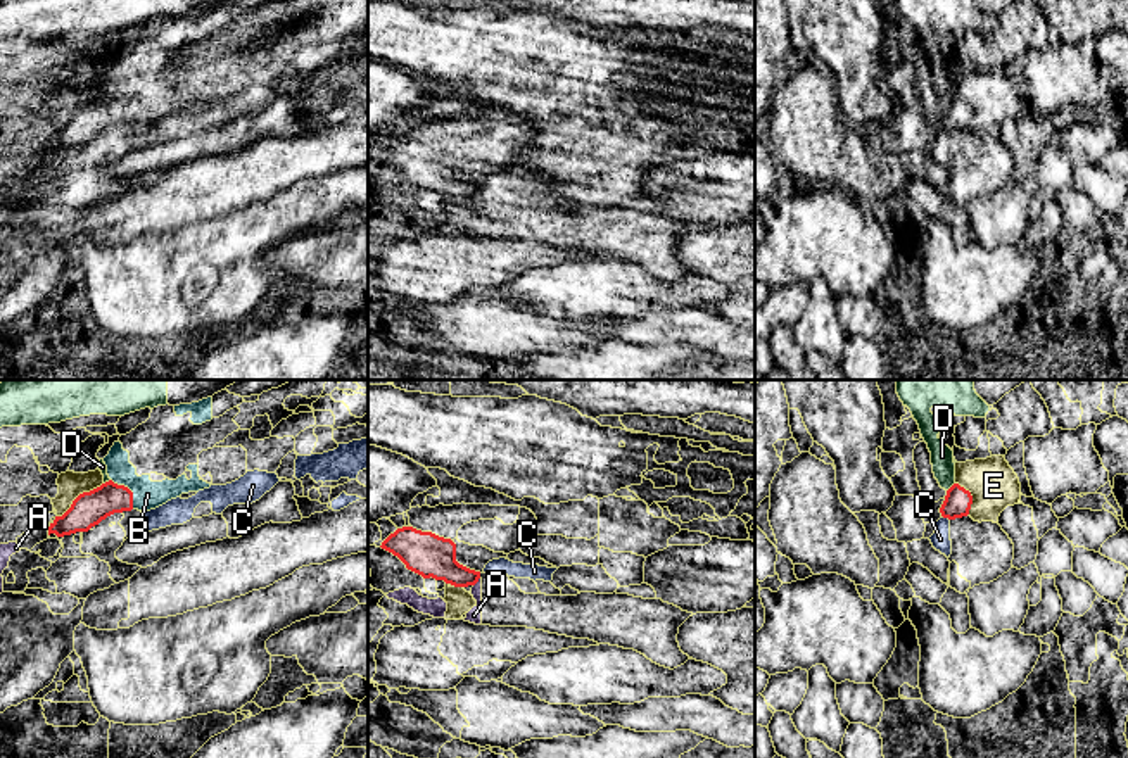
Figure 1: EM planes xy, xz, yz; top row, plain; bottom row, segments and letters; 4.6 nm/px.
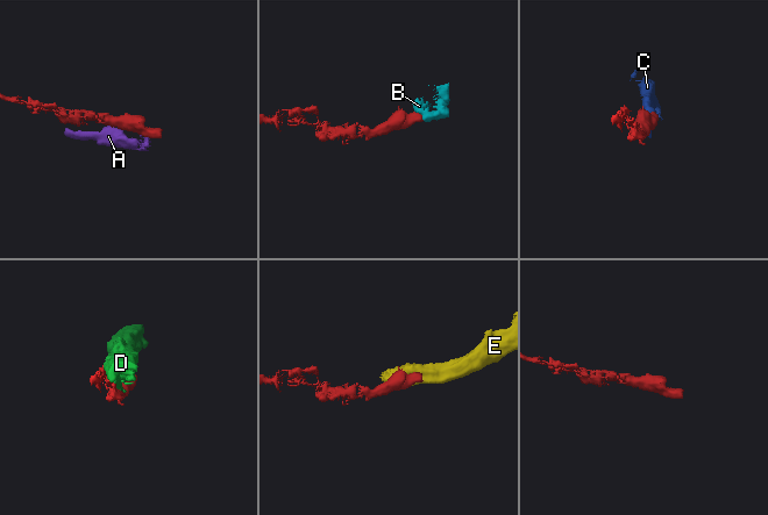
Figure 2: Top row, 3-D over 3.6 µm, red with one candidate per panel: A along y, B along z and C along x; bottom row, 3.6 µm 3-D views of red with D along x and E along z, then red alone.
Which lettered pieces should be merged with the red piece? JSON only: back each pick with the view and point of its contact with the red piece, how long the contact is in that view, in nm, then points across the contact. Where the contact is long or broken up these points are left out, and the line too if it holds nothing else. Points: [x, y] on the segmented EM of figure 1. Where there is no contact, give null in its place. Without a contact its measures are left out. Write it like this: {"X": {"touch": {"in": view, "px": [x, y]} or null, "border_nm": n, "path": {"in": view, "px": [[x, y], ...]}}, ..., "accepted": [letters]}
{"B": {"touch": {"in": "xy", "px": [130, 491]}, "border_nm": 180}, "accepted": ["B"]}

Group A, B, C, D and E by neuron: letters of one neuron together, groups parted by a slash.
A C / B / D / E

